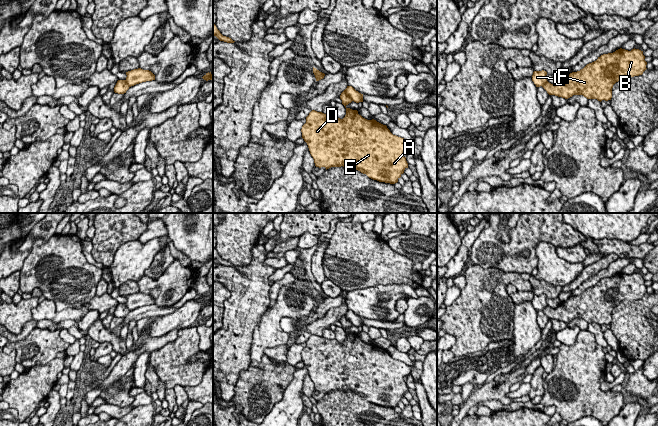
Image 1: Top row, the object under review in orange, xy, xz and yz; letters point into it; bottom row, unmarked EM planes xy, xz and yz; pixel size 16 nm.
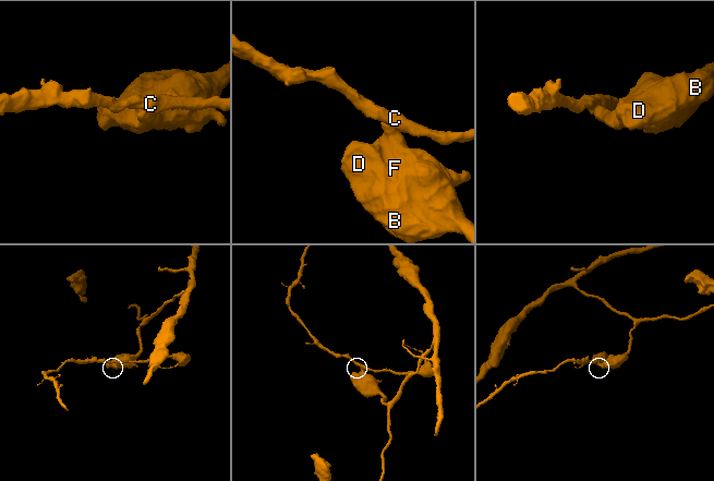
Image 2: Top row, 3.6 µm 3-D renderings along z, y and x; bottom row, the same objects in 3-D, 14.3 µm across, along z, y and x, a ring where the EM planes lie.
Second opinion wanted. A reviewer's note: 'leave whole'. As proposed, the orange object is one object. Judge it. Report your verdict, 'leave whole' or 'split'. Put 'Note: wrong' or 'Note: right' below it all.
split
Note: wrong

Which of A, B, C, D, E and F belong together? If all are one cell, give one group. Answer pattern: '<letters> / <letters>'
A B D E F / C

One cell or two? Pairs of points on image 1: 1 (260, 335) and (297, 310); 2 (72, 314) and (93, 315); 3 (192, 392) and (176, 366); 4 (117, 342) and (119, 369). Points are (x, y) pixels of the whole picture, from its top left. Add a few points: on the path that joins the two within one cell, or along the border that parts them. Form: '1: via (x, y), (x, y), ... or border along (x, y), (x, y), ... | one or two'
1: via (269, 325), (283, 310), (287, 310) | one
2: border along (81, 318), (77, 323) | two
3: border along (202, 378), (196, 385), (186, 385), (184, 387) | two
4: border along (127, 351), (123, 355) | two

